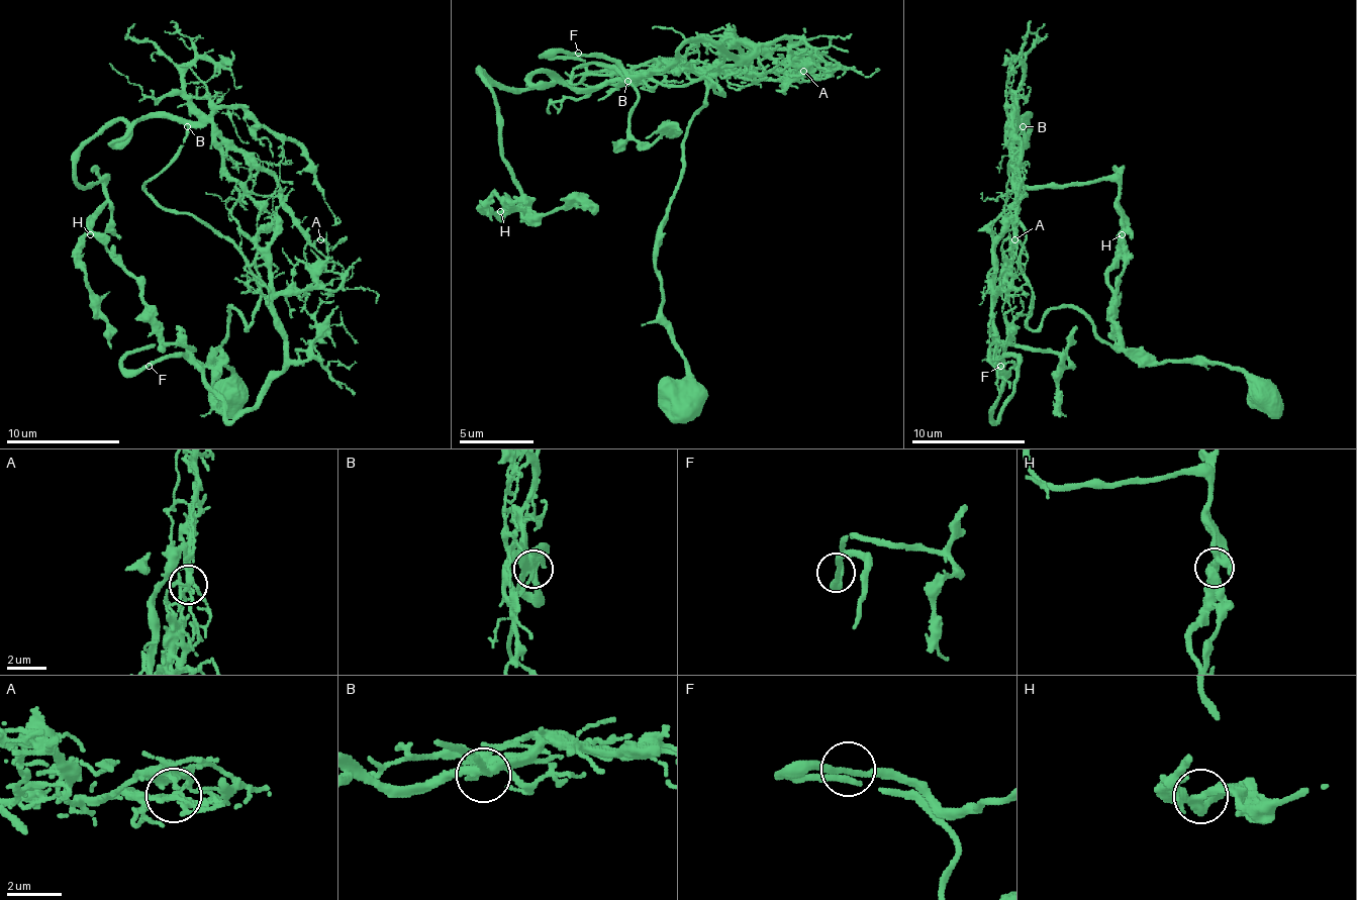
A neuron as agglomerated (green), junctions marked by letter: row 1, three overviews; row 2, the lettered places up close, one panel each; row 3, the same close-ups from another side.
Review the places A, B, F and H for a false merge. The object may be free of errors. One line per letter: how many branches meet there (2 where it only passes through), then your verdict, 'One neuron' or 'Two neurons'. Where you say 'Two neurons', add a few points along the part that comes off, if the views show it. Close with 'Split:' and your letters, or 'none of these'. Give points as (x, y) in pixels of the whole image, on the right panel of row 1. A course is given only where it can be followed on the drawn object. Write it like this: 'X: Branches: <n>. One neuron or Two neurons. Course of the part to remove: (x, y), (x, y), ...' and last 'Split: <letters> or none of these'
A: Branches: 3. Two neurons. Course of the part to remove: (1013, 239), (991, 302), (991, 415), (1013, 387), (1008, 344), (1068, 359), (1065, 415)
B: Branches: 3. One neuron
F: Branches: 2. One neuron
H: Branches: 3. One neuron
Split: A

